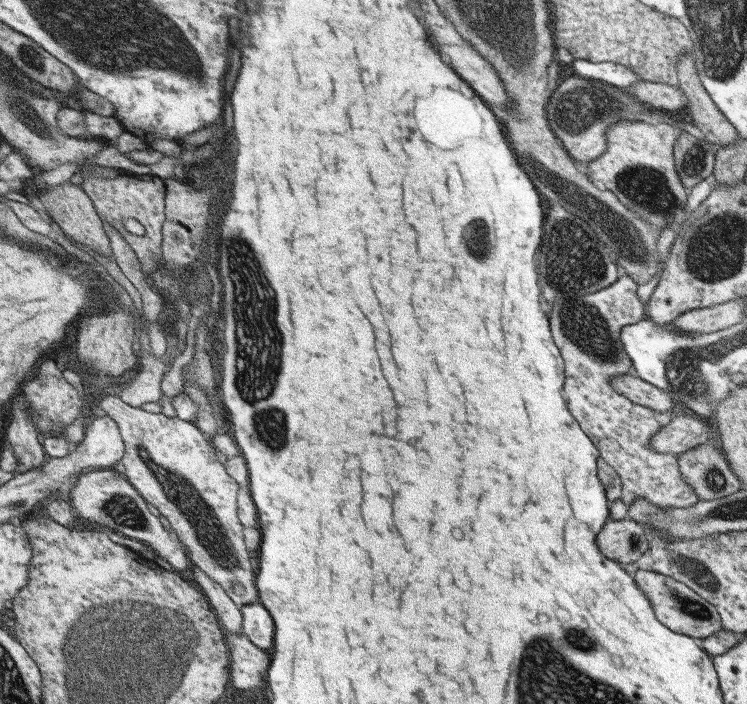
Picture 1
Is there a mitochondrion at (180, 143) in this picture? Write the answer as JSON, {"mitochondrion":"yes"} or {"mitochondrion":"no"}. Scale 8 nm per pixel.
{"mitochondrion":"no"}

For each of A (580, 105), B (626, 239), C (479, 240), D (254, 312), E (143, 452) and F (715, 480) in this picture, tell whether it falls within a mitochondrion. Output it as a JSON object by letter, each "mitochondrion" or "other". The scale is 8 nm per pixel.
{"A":"mitochondrion","B":"mitochondrion","C":"mitochondrion","D":"mitochondrion","E":"mitochondrion","F":"mitochondrion"}

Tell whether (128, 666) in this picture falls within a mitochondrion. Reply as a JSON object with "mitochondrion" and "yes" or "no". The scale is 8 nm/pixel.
{"mitochondrion":"yes"}

